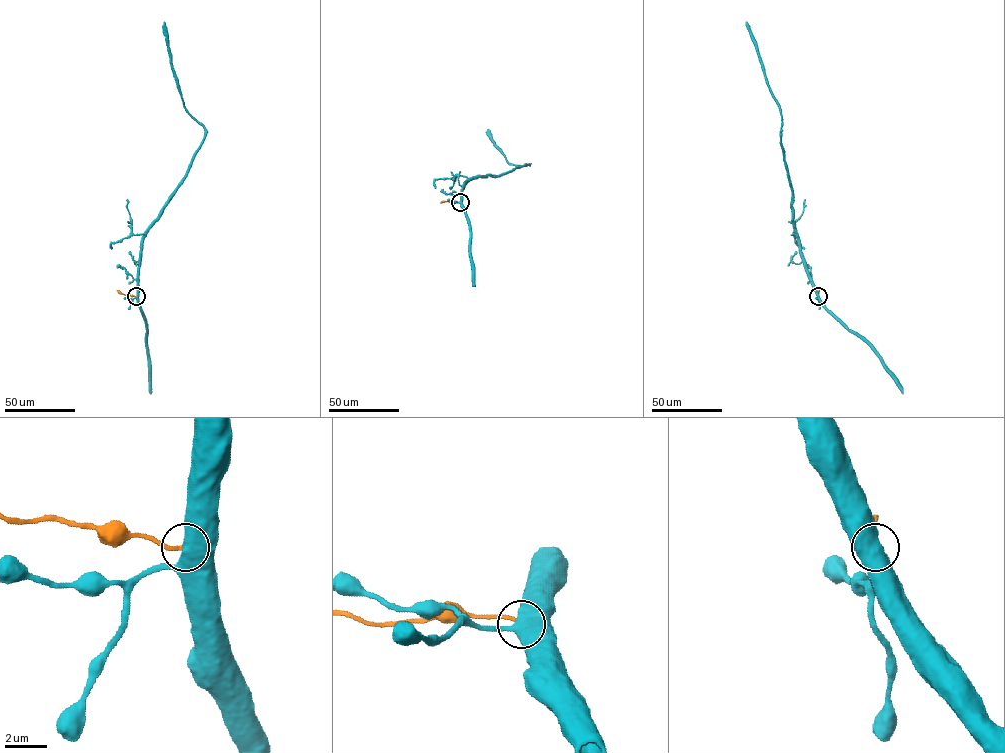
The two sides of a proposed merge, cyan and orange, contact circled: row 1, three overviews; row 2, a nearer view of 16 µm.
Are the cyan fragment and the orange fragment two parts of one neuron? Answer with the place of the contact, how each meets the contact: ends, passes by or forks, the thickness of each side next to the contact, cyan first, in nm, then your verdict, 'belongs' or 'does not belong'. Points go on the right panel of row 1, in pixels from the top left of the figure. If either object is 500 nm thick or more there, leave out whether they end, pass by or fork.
(818, 296) | 900/150 nm | does not belong

